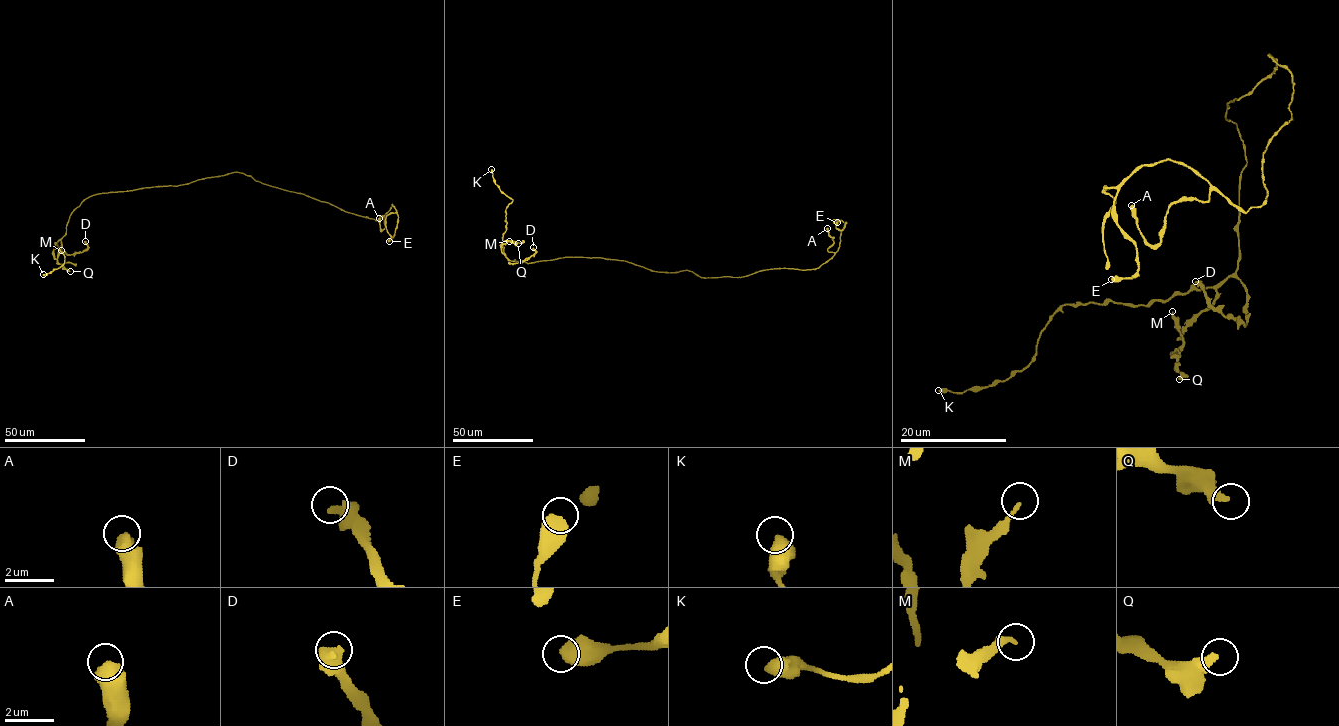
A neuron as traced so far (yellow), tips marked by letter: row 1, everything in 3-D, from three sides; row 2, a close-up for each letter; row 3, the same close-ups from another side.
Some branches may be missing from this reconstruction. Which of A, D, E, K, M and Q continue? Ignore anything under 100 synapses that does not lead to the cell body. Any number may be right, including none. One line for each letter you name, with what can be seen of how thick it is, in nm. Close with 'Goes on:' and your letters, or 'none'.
Goes on: none

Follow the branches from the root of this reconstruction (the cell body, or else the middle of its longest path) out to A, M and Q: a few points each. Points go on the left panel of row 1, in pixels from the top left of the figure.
A: (200, 179), (241, 172), (375, 220), (386, 213), (379, 217), (385, 217), (382, 230), (379, 218)
M: (200, 179), (178, 186), (99, 193), (86, 198), (70, 215), (66, 233), (53, 249), (55, 258), (61, 250)
Q: (200, 179), (178, 186), (99, 193), (86, 198), (72, 212), (66, 233), (53, 249), (57, 262), (70, 271)

